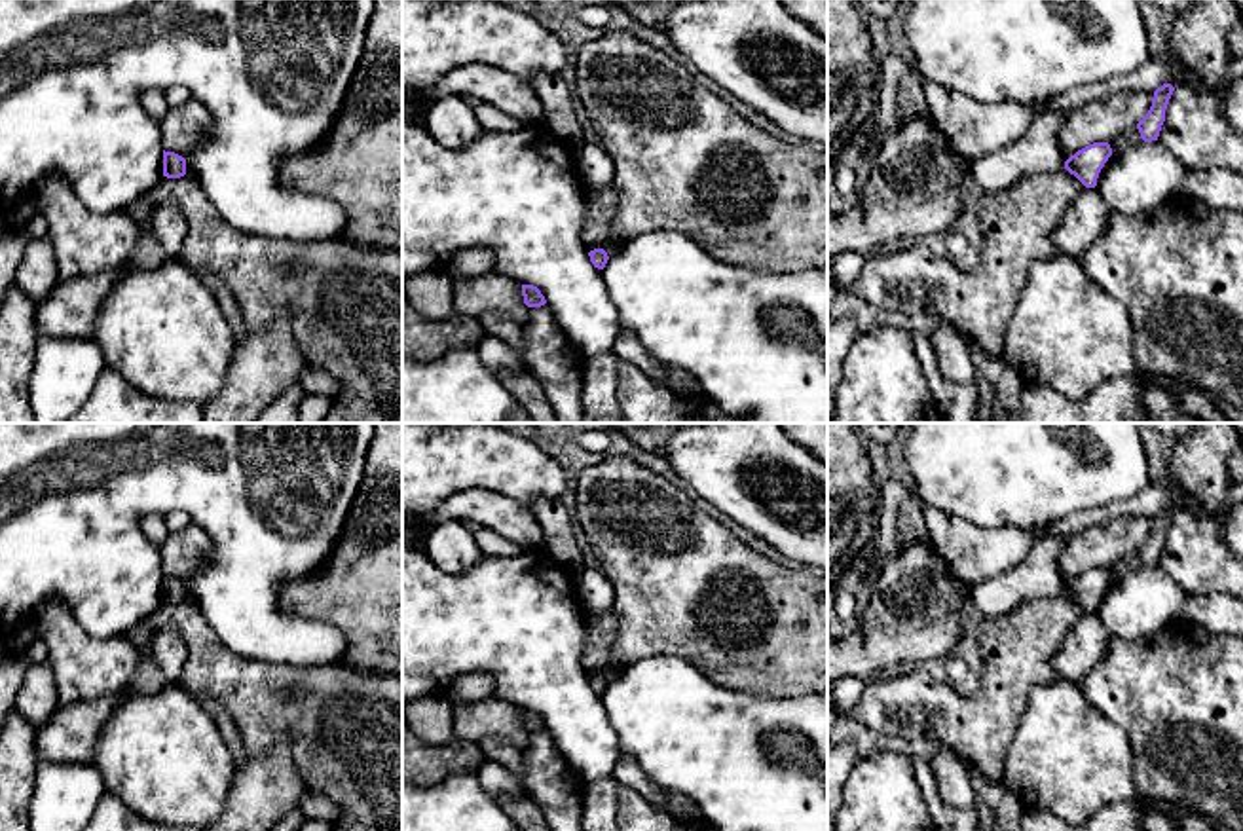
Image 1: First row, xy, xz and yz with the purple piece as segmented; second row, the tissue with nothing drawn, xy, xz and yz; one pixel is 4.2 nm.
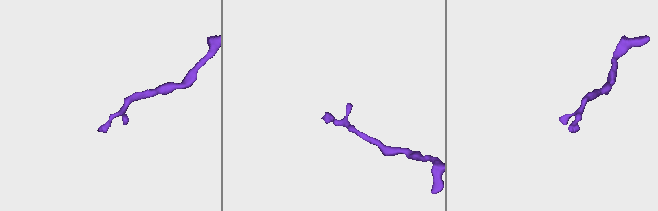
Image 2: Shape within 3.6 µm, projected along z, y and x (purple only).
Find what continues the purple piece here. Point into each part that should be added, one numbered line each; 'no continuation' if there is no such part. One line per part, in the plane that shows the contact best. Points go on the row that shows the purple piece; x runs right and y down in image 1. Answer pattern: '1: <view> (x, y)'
no continuation

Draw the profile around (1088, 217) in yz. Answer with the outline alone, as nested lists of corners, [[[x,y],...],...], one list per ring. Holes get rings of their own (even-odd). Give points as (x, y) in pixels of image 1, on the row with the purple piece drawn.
[[[1085,188],[1078,201],[1065,212],[1051,235],[1061,256],[1078,258],[1106,228],[1112,209],[1097,188]]]

